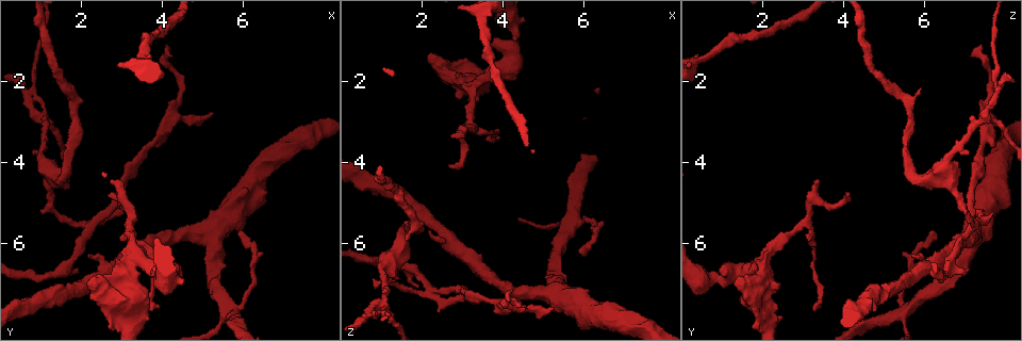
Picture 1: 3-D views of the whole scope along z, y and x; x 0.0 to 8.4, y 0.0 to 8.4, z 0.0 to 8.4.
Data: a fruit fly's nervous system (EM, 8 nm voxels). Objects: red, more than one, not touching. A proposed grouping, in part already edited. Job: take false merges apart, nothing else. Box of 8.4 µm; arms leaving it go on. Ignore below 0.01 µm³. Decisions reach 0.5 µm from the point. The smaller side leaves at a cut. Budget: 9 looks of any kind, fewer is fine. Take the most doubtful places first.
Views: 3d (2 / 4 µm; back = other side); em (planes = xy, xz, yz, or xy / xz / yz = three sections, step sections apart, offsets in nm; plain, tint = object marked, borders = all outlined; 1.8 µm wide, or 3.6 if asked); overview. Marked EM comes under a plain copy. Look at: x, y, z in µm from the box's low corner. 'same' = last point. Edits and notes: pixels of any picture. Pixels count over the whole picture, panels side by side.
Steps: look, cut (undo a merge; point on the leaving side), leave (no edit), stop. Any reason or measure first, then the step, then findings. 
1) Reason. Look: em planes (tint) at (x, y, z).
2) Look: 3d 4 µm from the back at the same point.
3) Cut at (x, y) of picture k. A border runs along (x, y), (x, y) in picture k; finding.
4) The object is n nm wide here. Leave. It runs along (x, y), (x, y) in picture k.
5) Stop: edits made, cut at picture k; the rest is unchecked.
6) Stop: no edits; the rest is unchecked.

Calibre changes. Look: em planes (tint) at (3.20, 6.15, 2.20).

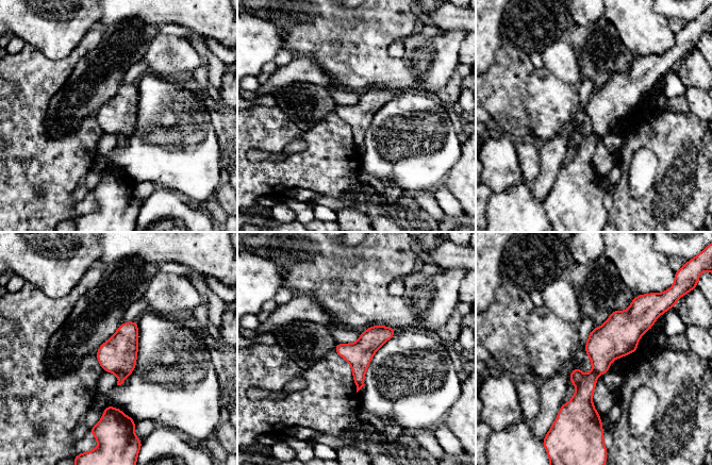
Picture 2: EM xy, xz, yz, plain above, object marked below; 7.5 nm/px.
Cut at (576, 376) of picture 2. A border runs along (584, 376), (577, 385) in picture 2; a second neuron is stuck on.

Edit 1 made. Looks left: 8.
Narrows sharply. Look: 3d 4 µm at (3.55, 3.65, 7.40).

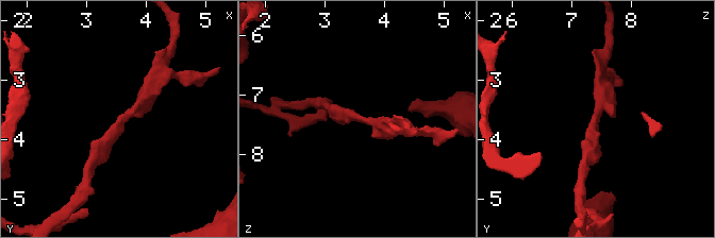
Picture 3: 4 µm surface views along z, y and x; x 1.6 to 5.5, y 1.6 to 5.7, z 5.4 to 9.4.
Look: em planes (tint) at (3.55, 3.70, 7.40).

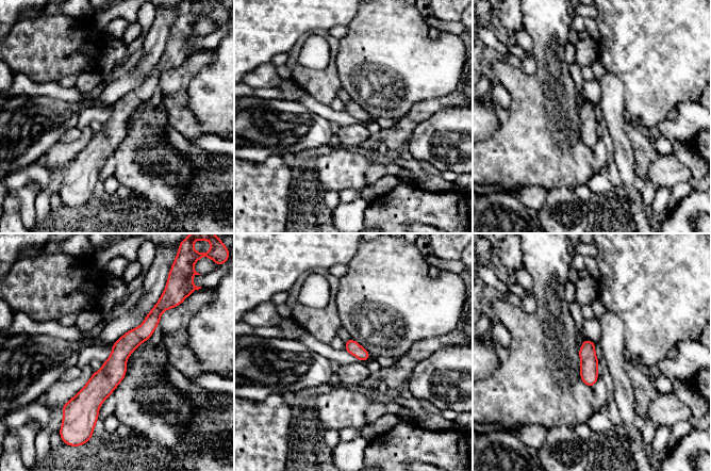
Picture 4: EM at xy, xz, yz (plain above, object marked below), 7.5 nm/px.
The object is 100 nm wide here. Leave. Continuous, no second neuron.

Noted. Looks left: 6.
Looks like a crossing. Look: em 3.6 µm xz step 16 (tint) at (5.75, 7.60, 5.55).

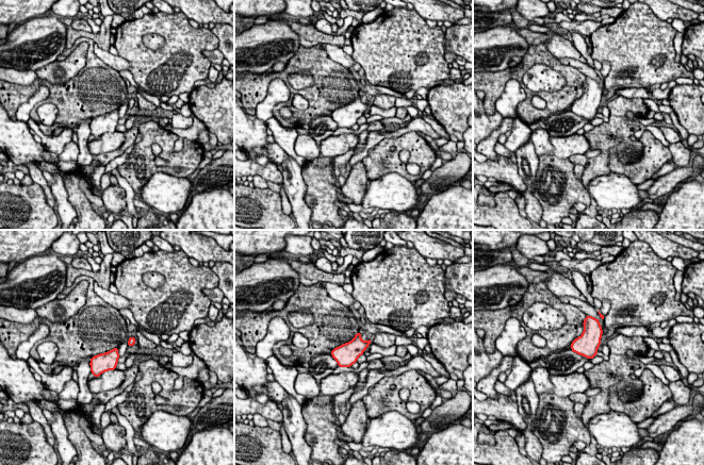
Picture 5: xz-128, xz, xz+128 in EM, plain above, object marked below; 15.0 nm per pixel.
Look: em 3.6 µm planes (tint) at the same point.

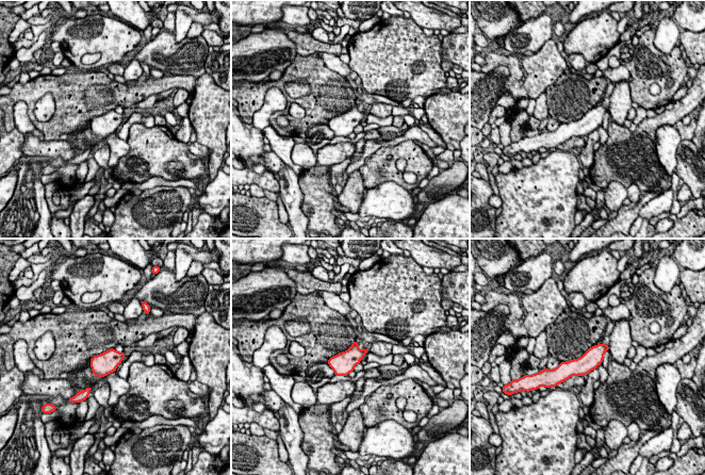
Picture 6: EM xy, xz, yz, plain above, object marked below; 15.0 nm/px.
The object is 300 nm wide here. Leave. It runs along (606, 347), (581, 366), (560, 367) in picture 6; all the same neuron.

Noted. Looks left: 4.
Three arms meet. Look: 3d 4 µm at (4.95, 5.75, 7.20).

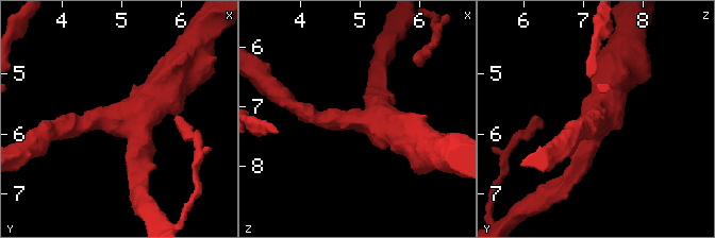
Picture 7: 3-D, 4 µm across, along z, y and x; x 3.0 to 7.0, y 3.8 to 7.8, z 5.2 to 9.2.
3 arms meet here; the arms are 280, 320, 600 nm wide. Look: em 3.6 µm planes (borders) at (4.95, 5.75, 7.25).

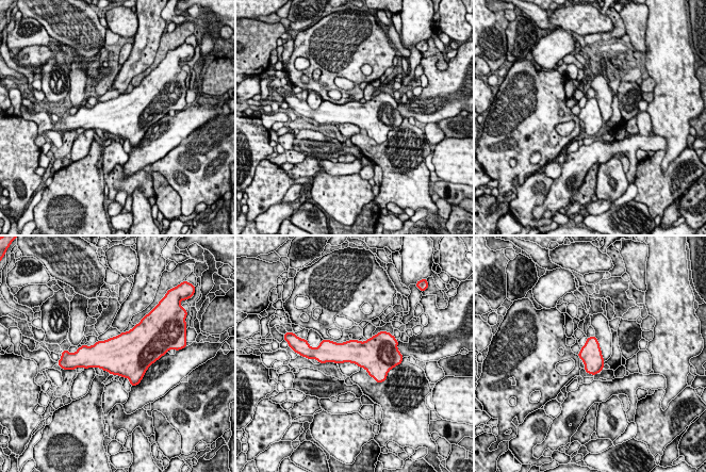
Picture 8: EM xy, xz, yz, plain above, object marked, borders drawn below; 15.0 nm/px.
The object is 320 nm wide here. Leave. All the same neuron.

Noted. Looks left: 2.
Stop: edits made, cut at picture 2; the rest is unchecked.

